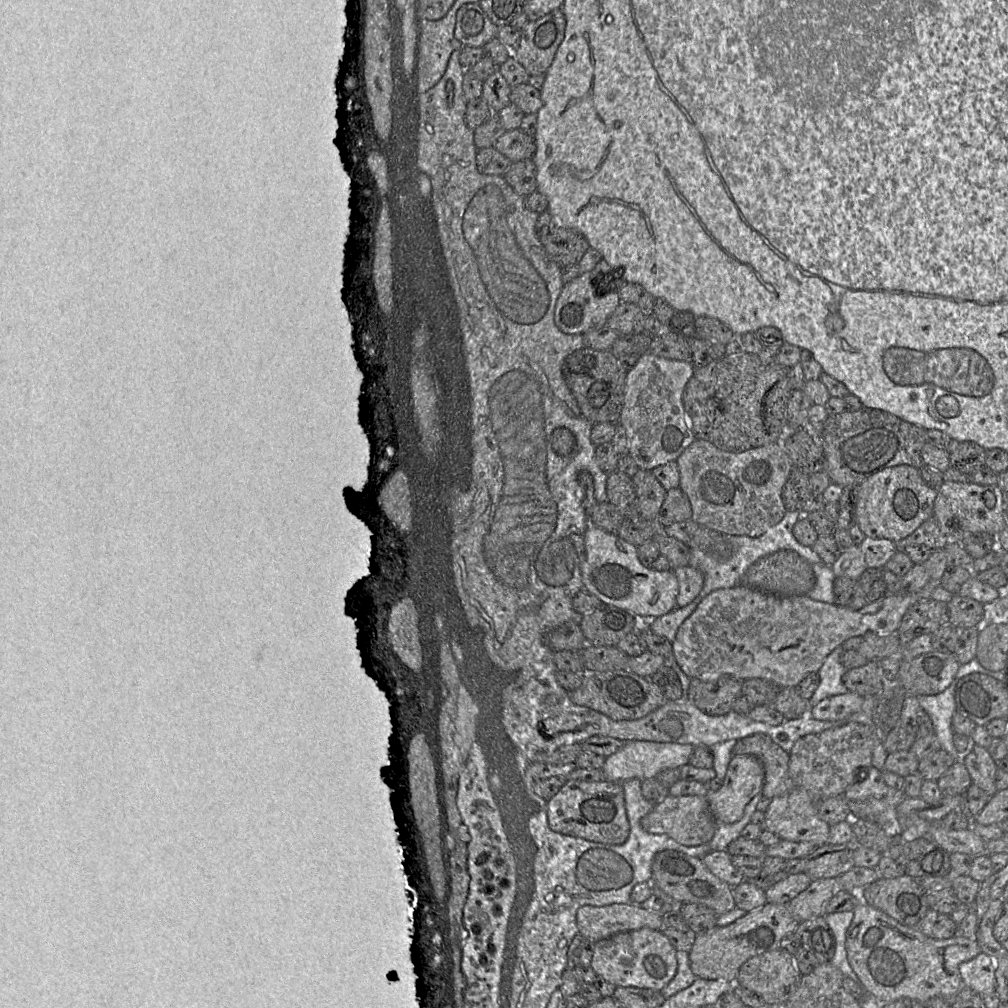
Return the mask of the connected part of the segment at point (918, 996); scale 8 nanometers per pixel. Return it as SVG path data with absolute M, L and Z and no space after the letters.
M861 898L853 912L854 917L846 933L848 961L857 981L868 994L874 996L881 1003L910 998L926 1004L933 997L941 997L951 1002L963 987L959 972L960 965L981 951L974 937L964 937L957 934L948 939L928 937L917 926L901 924L865 903Z

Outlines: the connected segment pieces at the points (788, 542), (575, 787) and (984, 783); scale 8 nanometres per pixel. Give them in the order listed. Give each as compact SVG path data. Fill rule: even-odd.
M787 511L783 519L778 524L759 537L736 535L725 536L731 546L731 554L729 557L719 557L716 554L708 554L698 549L690 549L689 566L699 570L704 578L703 587L699 595L693 600L693 607L697 607L706 596L716 590L728 589L741 585L741 577L750 566L760 558L777 551L795 551L812 565L820 563L821 559L813 551L812 547L806 547L799 544L793 535L793 527L796 522L803 517L803 515L804 514L801 511Z
M568 779L548 801L548 823L551 830L588 841L621 845L630 833L622 782L581 781Z
M975 744L964 756L972 783L983 789L990 797L998 790L996 786L997 762L991 757L988 748Z

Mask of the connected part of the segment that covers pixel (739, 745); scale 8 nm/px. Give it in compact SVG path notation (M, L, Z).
M753 734L736 741L733 755L756 757L764 770L761 794L773 799L787 794L793 788L789 774L789 754L765 734Z

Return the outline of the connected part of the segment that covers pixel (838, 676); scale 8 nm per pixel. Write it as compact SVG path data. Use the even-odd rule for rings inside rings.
M837 647L823 661L819 671L819 686L808 700L809 709L819 703L821 700L834 695L846 693L848 690L842 681L842 676L846 668L841 663L843 648Z

